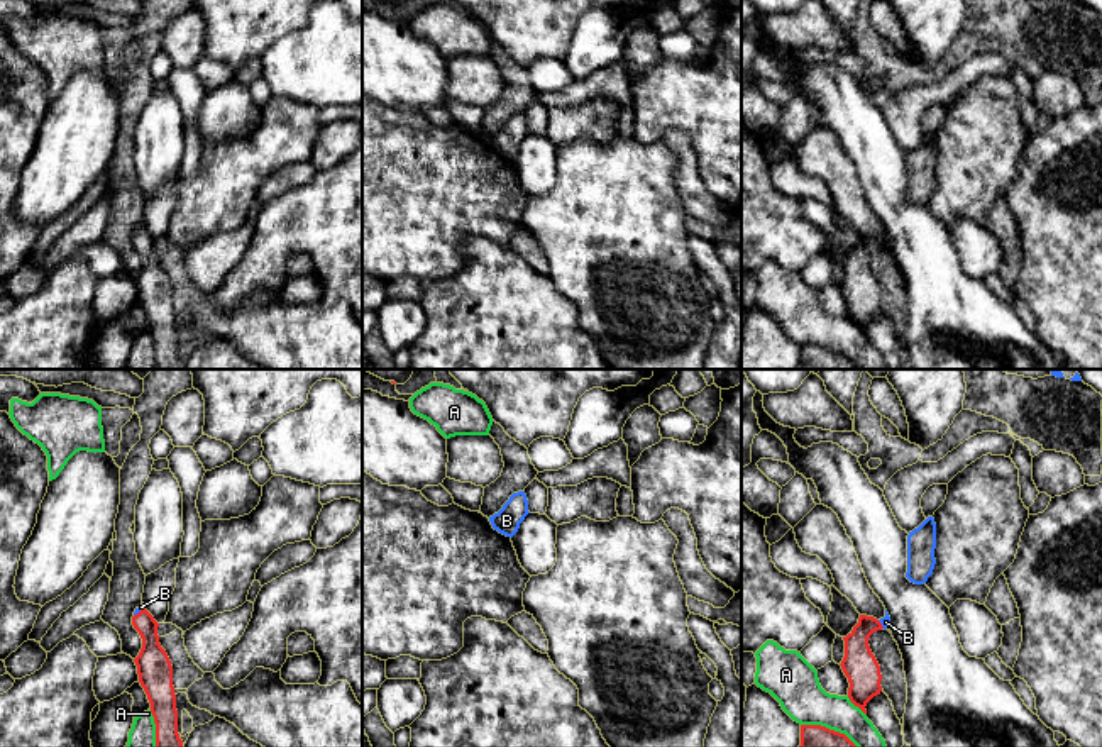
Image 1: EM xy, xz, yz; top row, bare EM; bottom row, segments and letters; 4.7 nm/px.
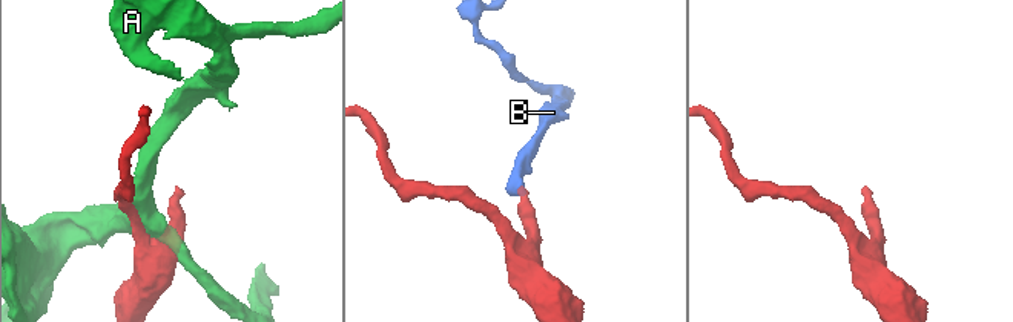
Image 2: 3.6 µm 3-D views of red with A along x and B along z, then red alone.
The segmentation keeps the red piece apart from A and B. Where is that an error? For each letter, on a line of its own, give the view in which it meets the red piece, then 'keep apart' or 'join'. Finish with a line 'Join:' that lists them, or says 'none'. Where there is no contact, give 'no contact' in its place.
A: contact in yz; keep apart
B: contact in xy; join
Join: B

